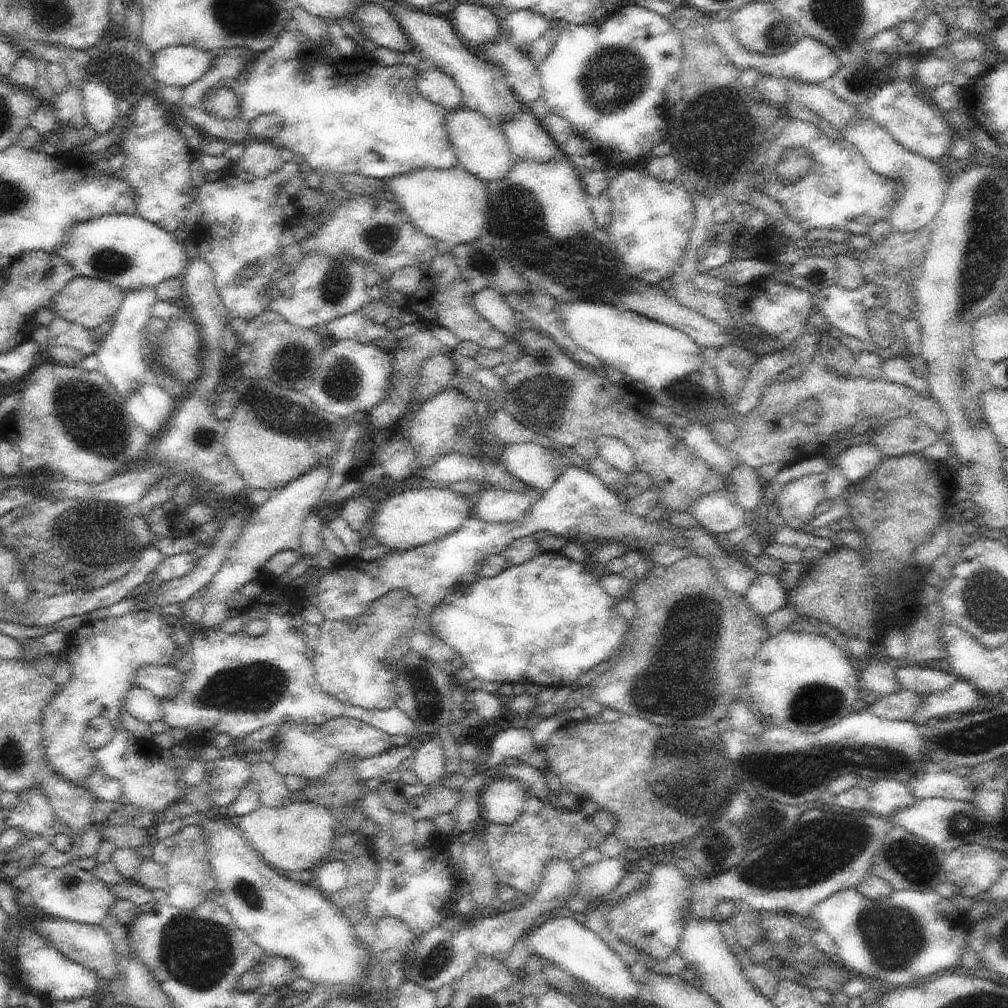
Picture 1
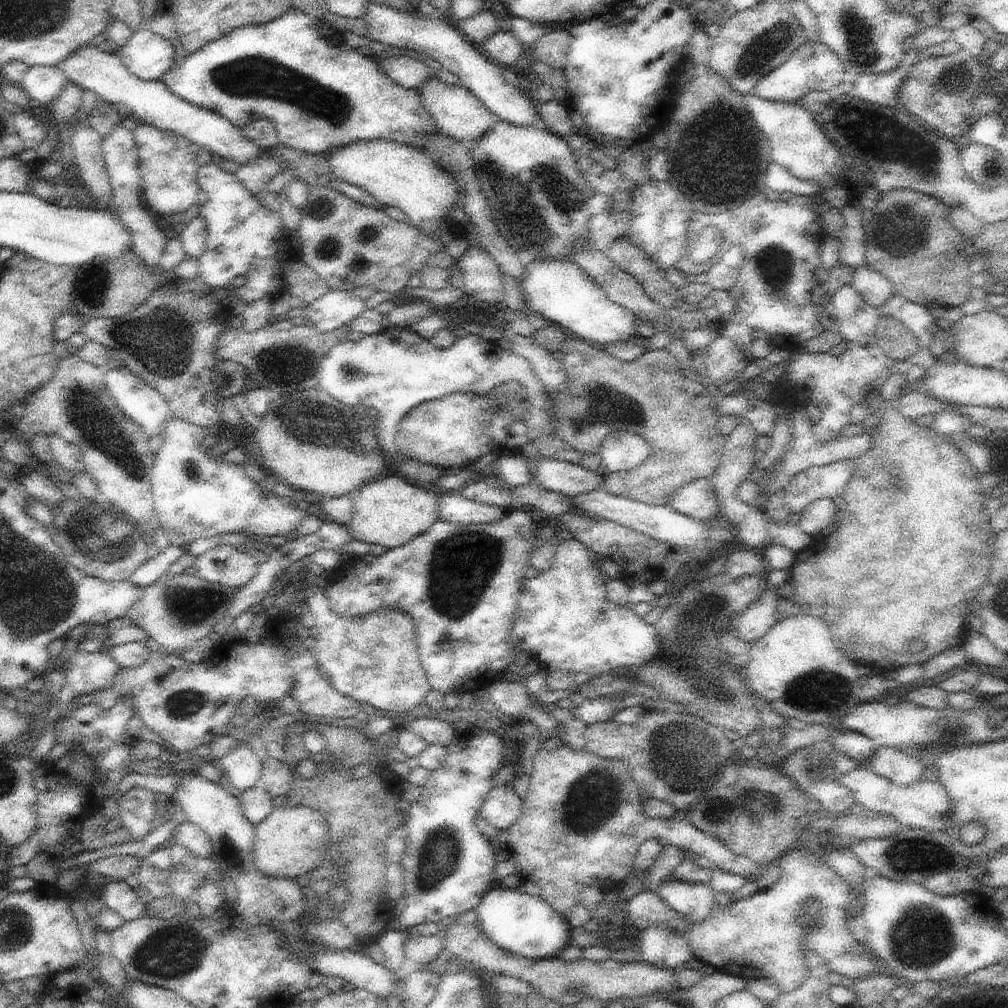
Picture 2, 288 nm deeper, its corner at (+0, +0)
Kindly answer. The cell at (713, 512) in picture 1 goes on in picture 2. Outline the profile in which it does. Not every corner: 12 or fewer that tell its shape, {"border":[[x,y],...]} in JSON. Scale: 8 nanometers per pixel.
{"border":[[693,480],[673,494],[669,508],[695,520],[719,512],[707,480]]}

